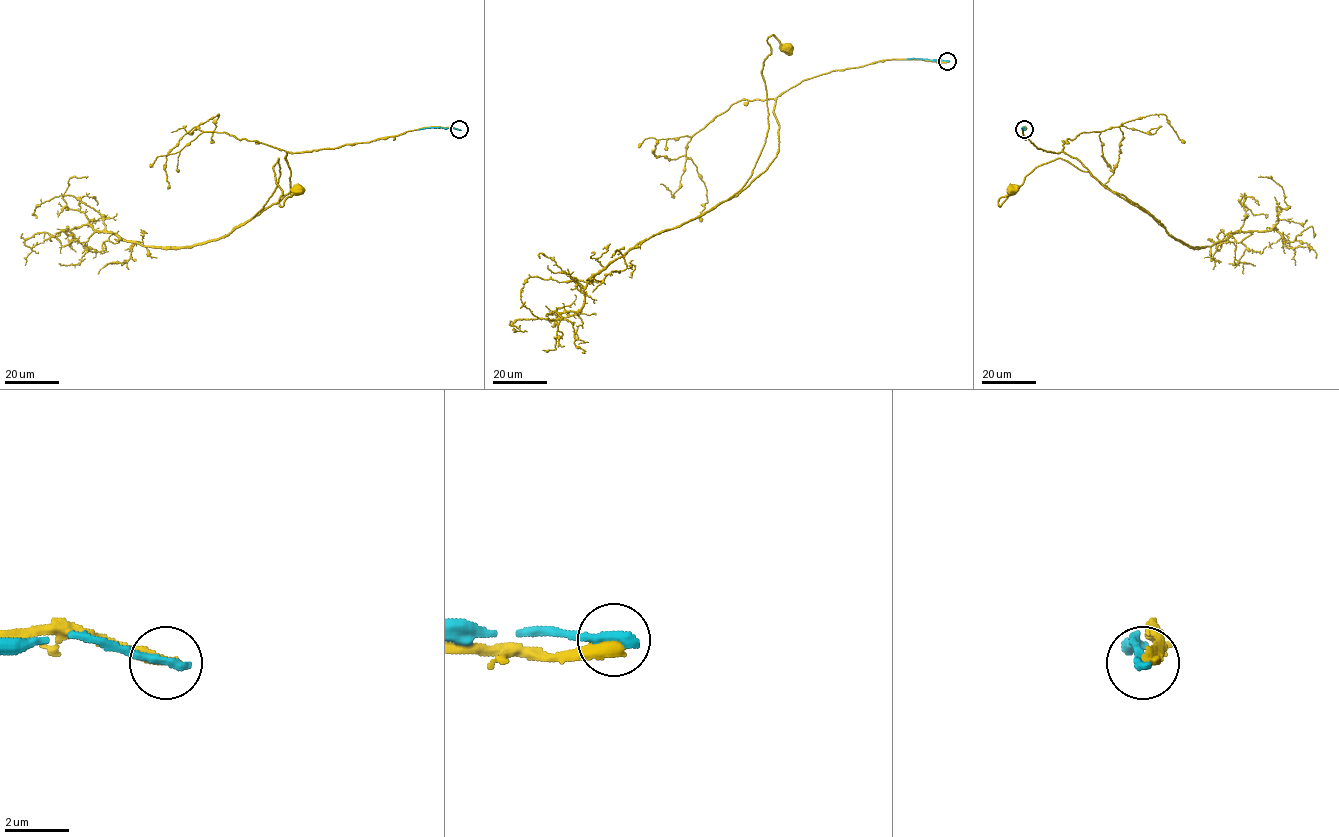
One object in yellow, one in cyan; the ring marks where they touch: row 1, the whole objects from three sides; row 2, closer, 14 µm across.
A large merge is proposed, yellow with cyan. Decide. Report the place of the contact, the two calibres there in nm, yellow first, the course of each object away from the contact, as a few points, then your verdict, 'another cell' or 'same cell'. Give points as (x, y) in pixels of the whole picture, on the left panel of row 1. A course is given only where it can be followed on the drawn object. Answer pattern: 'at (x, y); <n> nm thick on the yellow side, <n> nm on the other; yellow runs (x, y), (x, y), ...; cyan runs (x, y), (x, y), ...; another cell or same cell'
at (459, 129); 400 nm thick on the yellow side, 320 nm on the other; yellow runs (459, 129), (424, 127), (288, 152), (290, 191), (254, 216), (276, 187), (278, 158), (278, 203), (298, 190); cyan runs (459, 130), (440, 127), (418, 130); another cell

